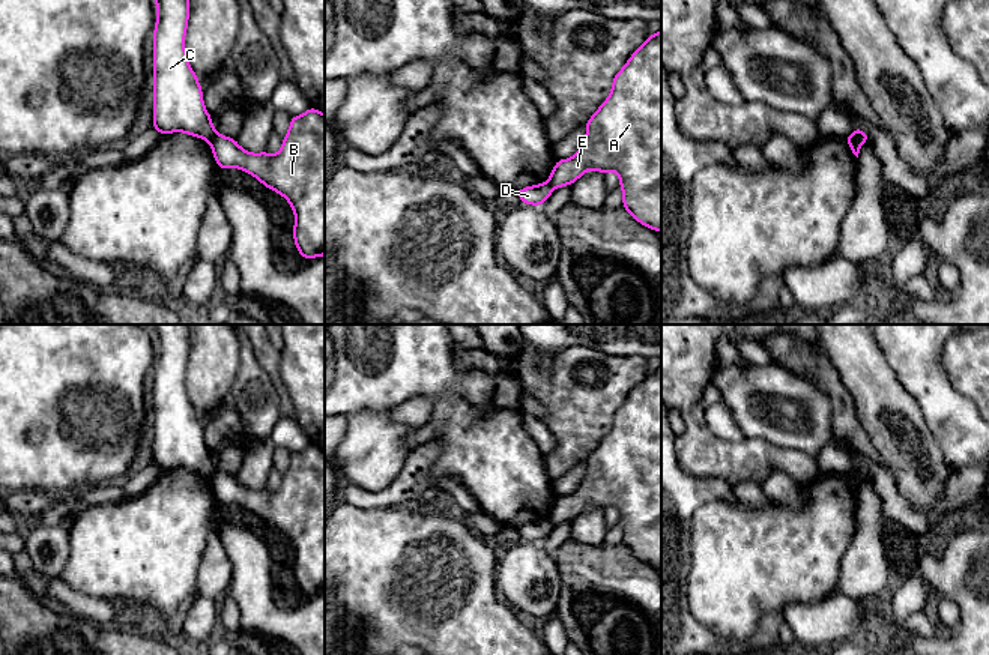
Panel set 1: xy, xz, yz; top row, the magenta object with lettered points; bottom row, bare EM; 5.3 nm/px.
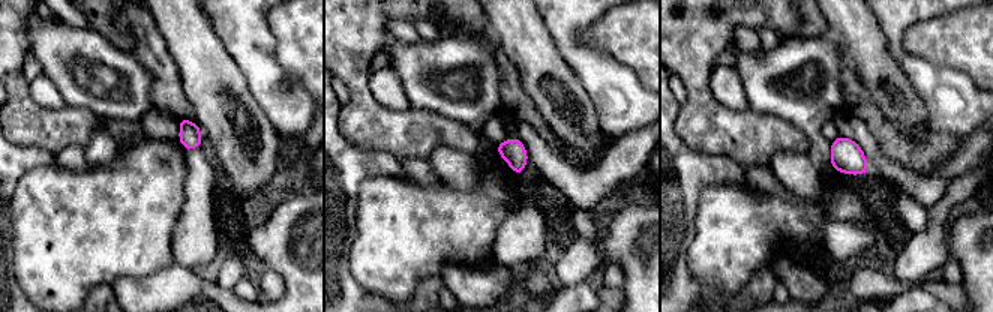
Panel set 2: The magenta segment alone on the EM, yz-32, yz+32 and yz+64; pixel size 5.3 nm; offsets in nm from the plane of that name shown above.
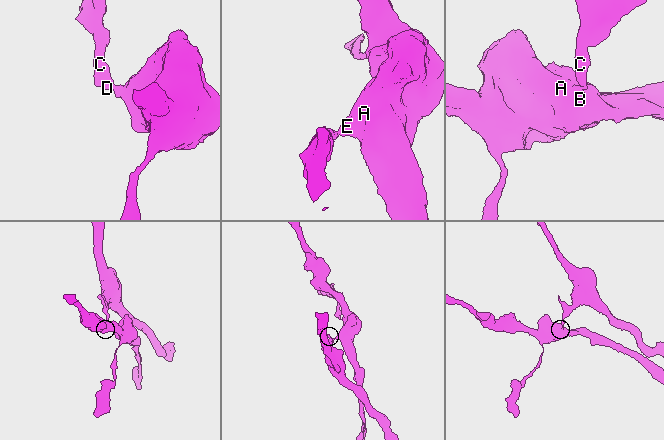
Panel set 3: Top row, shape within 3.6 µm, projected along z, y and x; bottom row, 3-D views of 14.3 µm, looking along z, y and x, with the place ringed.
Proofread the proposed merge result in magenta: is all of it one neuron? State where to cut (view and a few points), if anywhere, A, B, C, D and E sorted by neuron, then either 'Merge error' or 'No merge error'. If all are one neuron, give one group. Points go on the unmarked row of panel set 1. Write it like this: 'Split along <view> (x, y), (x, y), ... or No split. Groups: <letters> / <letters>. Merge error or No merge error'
Split along yz (852, 469), (861, 479). Groups: A B E / C D. Merge error

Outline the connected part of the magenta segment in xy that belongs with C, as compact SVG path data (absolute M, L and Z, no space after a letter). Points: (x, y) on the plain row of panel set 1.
M152 324L152 332L156 340L153 466L156 470L183 469L212 479L216 467L185 388L191 324Z

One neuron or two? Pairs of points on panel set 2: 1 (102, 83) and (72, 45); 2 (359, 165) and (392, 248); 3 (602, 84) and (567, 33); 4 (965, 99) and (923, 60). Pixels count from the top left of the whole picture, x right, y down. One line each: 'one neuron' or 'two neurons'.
1: one neuron
2: two neurons
3: one neuron
4: one neuron

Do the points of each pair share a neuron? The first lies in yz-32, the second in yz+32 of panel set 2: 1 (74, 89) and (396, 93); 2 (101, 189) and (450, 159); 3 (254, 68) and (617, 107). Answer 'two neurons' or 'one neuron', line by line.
1: two neurons
2: two neurons
3: one neuron

